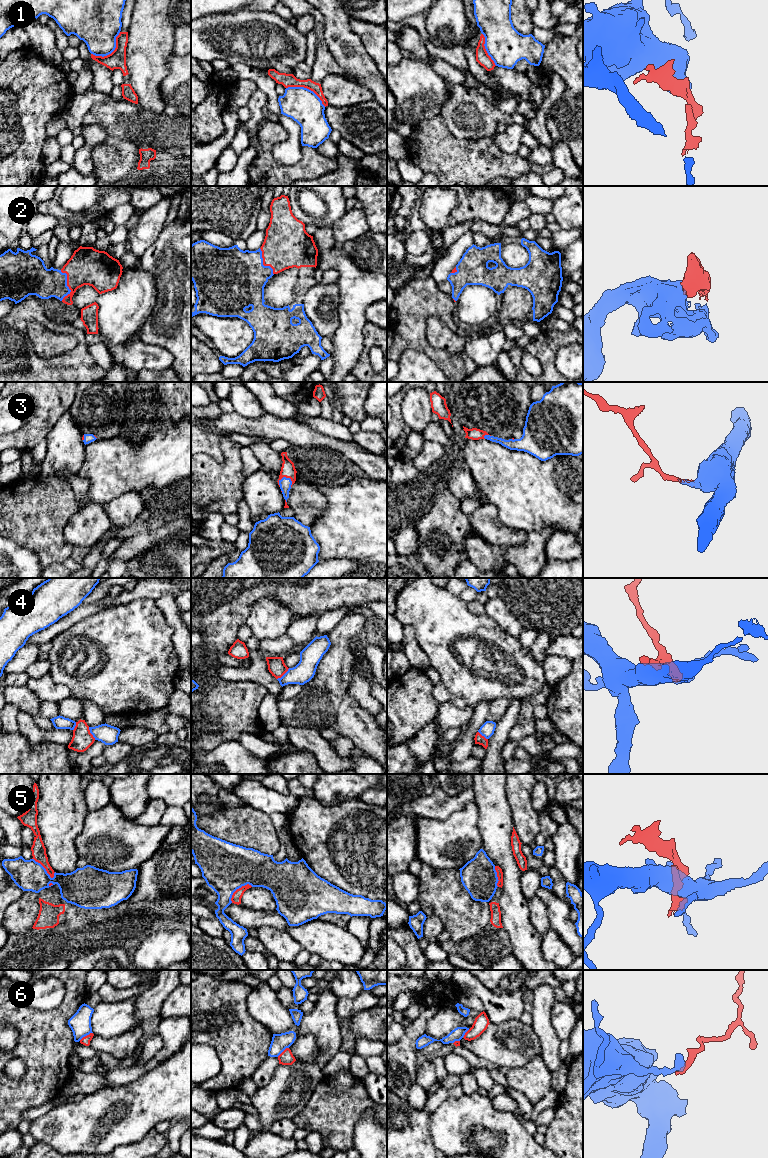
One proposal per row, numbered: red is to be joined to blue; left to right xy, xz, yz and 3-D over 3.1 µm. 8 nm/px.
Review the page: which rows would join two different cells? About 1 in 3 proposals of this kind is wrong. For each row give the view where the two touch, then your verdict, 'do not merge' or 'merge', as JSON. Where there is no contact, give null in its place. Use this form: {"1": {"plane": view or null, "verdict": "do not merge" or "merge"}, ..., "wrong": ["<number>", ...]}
{"1": {"plane": "xz", "verdict": "do not merge"}, "2": {"plane": "xy", "verdict": "merge"}, "3": {"plane": "xz", "verdict": "merge"}, "4": {"plane": "xz", "verdict": "do not merge"}, "5": {"plane": "xy", "verdict": "merge"}, "6": {"plane": "xy", "verdict": "do not merge"}, "wrong": ["1", "4", "6"]}

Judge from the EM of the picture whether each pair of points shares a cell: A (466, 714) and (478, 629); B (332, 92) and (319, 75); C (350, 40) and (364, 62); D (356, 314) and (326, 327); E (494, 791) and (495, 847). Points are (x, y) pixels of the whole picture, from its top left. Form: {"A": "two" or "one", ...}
{"A": "two", "B": "two", "C": "one", "D": "two", "E": "one"}

